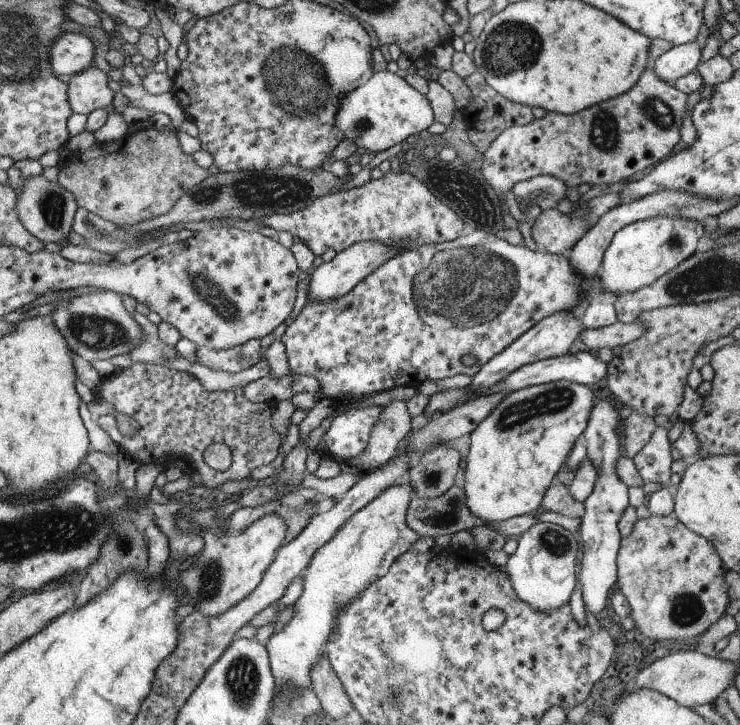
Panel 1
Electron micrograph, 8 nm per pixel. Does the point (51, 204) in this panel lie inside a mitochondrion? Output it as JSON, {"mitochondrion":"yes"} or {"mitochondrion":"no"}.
{"mitochondrion":"yes"}

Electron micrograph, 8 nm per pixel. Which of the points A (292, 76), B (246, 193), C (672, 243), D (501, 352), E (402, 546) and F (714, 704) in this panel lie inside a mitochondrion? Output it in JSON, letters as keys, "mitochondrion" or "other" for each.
{"A":"mitochondrion","B":"mitochondrion","C":"mitochondrion","D":"other","E":"other","F":"other"}

